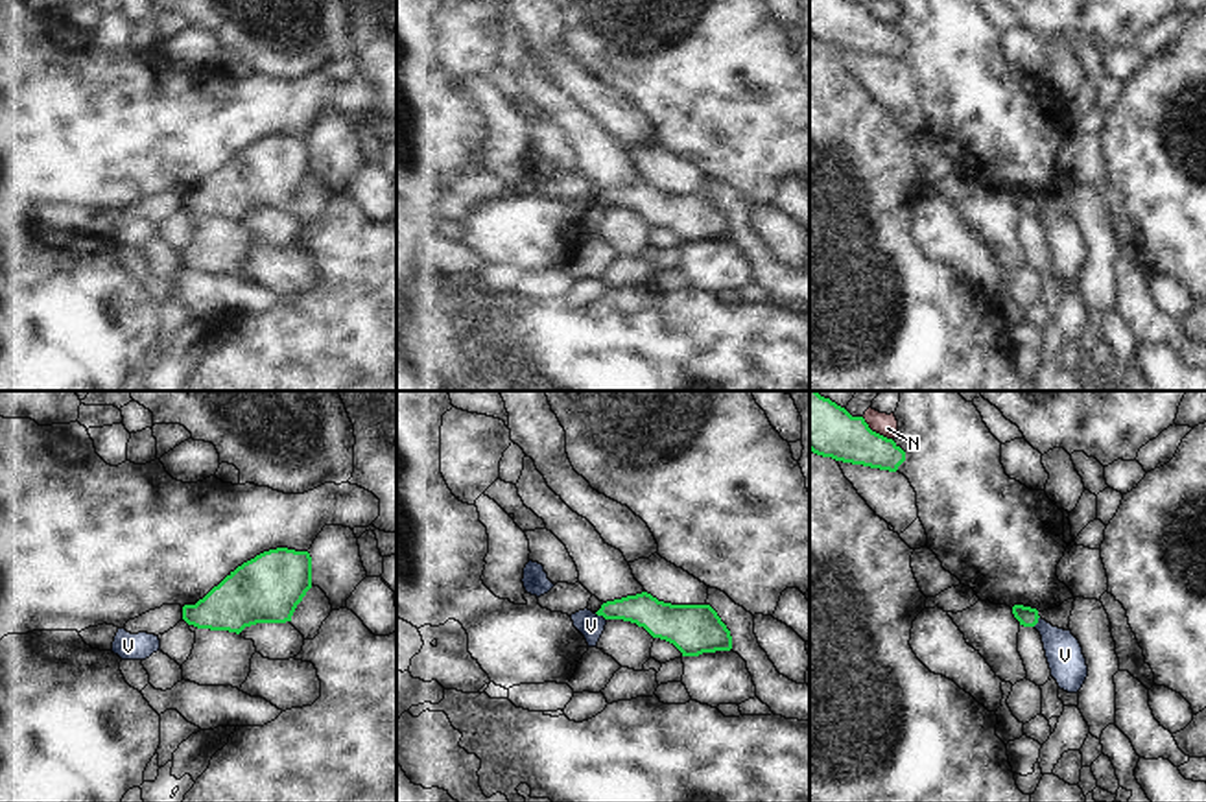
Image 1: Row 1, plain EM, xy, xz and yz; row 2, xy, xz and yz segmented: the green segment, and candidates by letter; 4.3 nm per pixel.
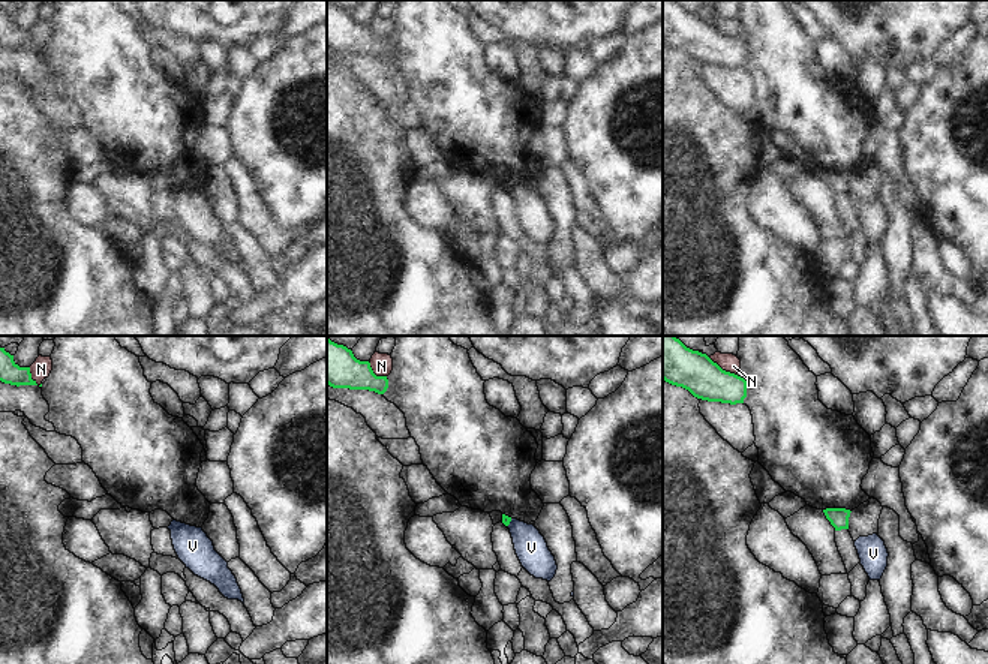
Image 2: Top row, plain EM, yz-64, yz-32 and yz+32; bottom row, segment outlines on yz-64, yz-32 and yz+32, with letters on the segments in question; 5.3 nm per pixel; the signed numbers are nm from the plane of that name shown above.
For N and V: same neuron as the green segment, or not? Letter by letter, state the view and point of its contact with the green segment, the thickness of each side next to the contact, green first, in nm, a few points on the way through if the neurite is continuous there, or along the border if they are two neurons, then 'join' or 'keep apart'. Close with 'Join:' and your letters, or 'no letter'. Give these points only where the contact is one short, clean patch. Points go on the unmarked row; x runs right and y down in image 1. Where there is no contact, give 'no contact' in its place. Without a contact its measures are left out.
N: contact yz (874, 19); calibres 200 and 100 nm; keep apart
V: contact xz (602, 201); calibres 150 and 110 nm; border xz (596, 200), (605, 207); keep apart
Join: no letter

